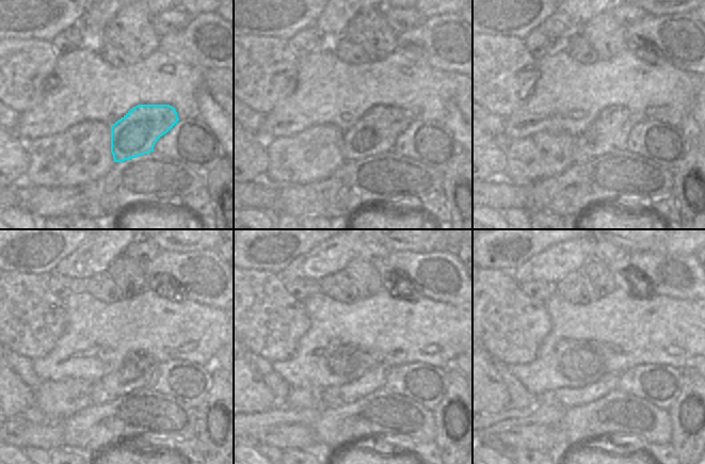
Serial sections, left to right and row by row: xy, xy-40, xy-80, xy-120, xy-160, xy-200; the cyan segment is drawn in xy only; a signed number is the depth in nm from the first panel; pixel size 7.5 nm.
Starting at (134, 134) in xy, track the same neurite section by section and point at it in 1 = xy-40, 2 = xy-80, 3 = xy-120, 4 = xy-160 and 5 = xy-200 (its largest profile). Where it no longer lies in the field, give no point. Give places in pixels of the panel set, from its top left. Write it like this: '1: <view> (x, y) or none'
1: xy-40 (375, 132)
2: xy-80 (609, 132)
3: xy-120 (135, 371)
4: xy-160 (375, 378)
5: xy-200 (567, 397)

